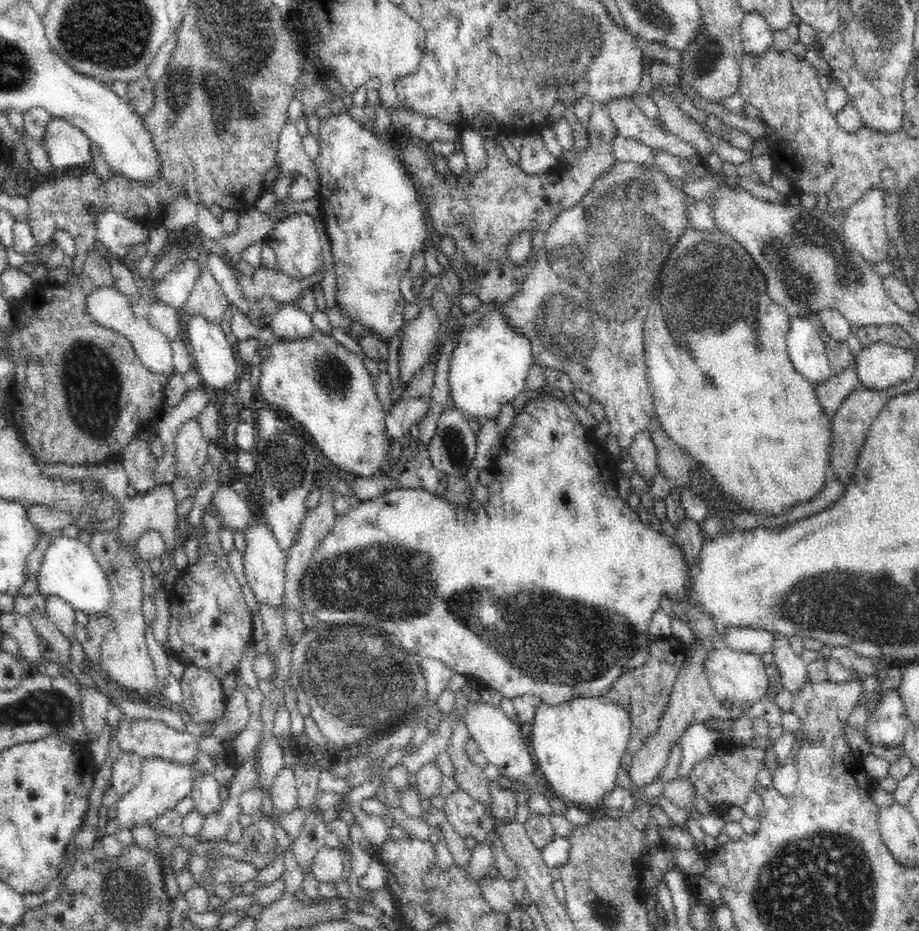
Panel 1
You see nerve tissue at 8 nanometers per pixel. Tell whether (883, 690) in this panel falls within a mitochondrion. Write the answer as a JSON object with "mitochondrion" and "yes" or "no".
{"mitochondrion":"no"}

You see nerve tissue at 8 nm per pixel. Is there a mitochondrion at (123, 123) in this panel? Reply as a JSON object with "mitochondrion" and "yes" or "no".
{"mitochondrion":"no"}

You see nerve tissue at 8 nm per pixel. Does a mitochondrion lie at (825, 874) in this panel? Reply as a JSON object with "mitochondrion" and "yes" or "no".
{"mitochondrion":"yes"}

